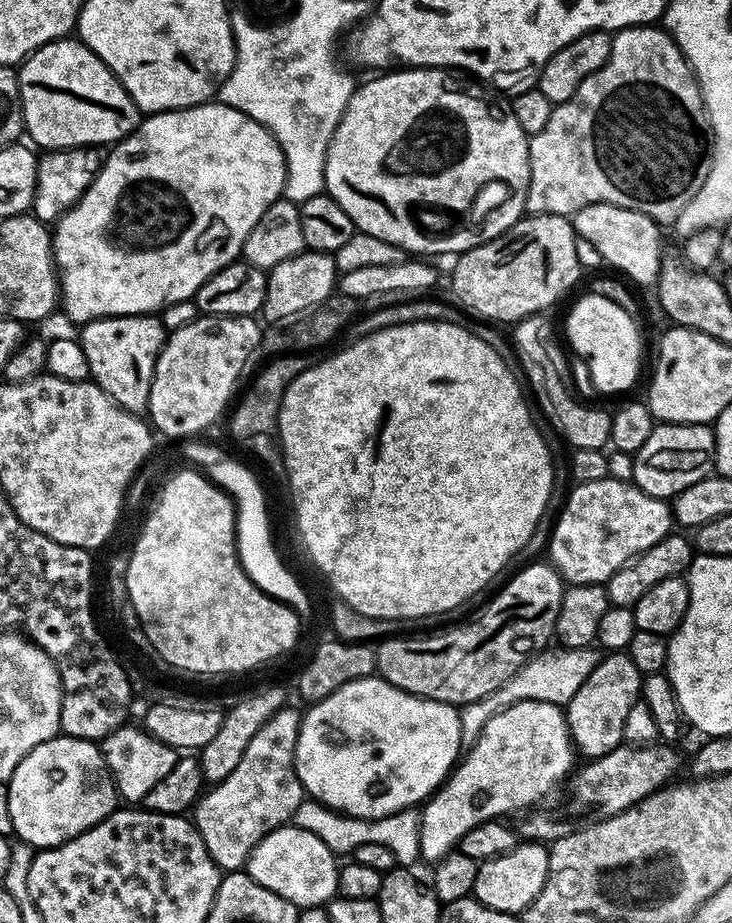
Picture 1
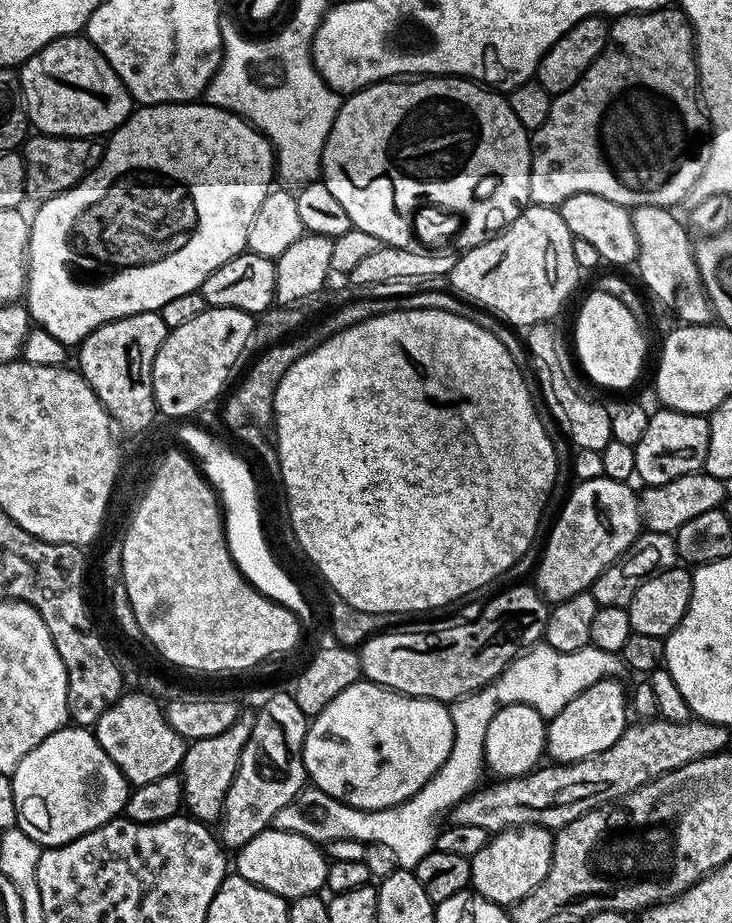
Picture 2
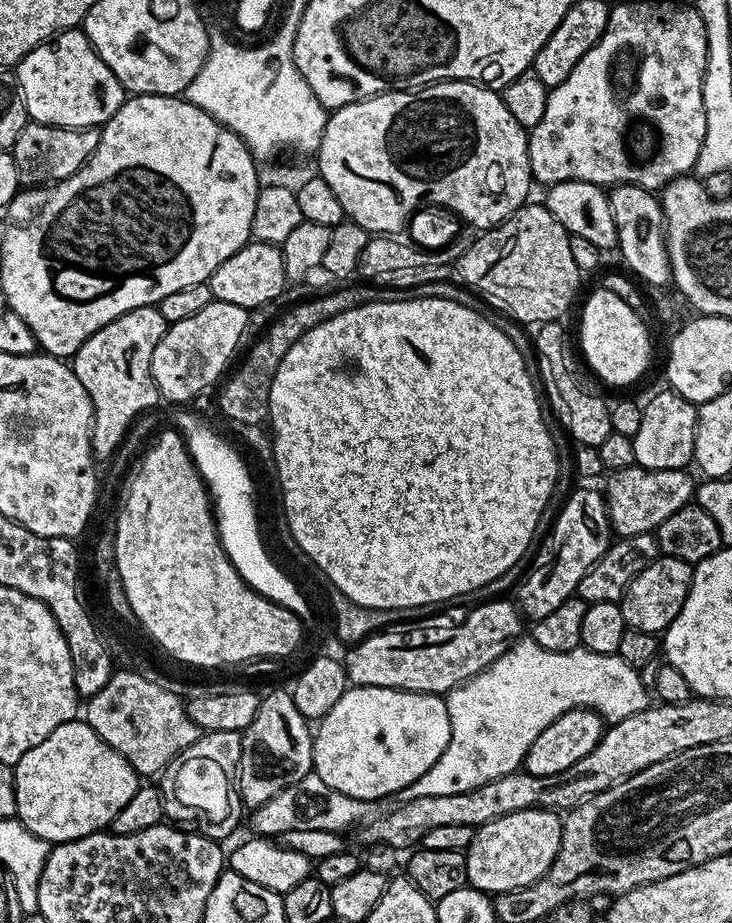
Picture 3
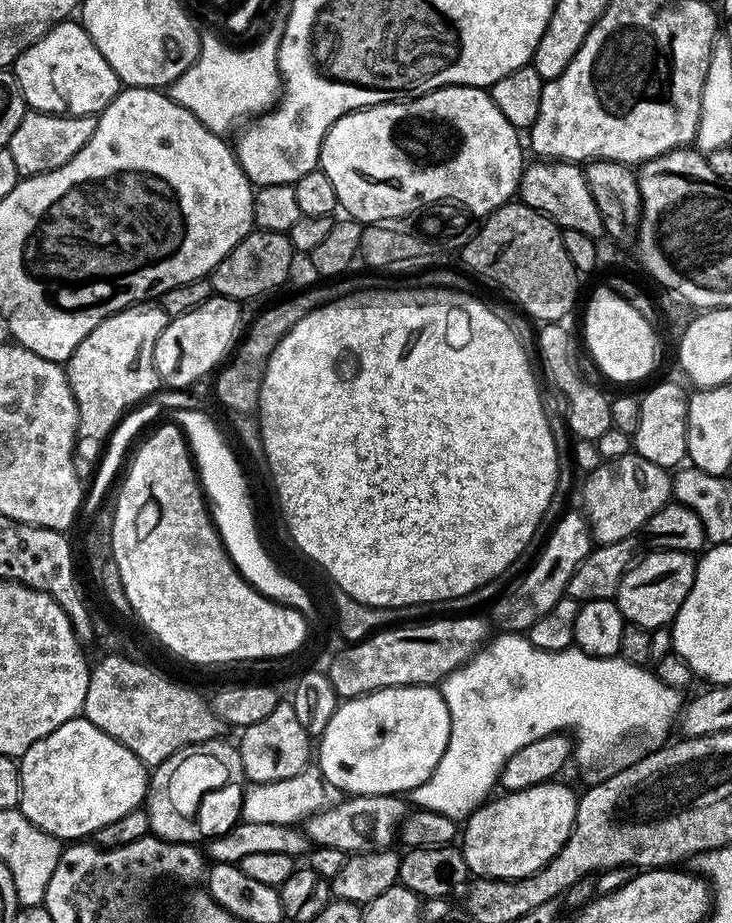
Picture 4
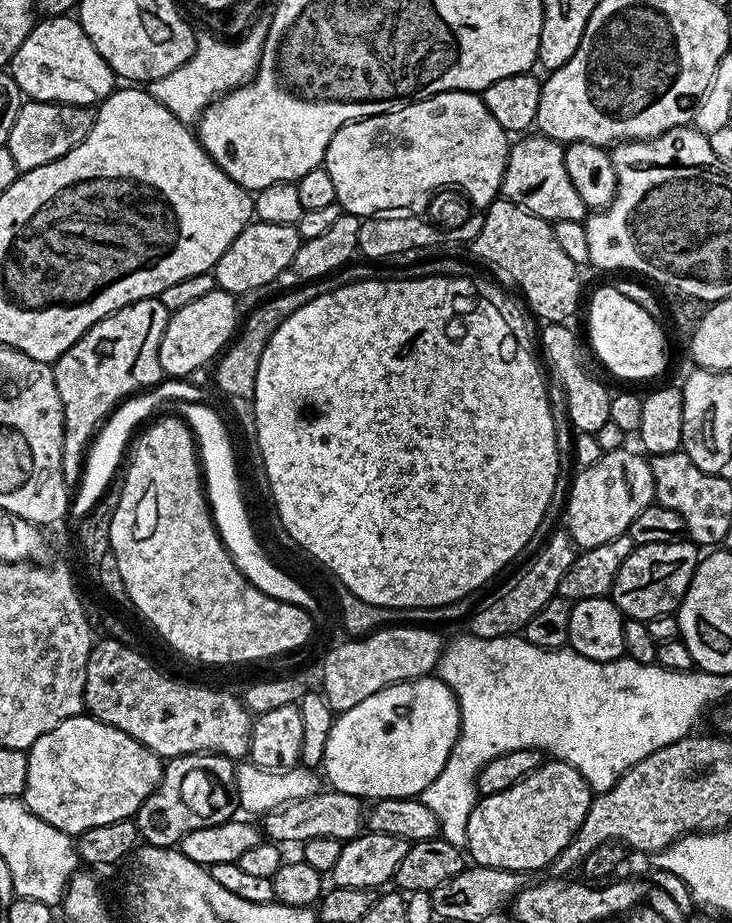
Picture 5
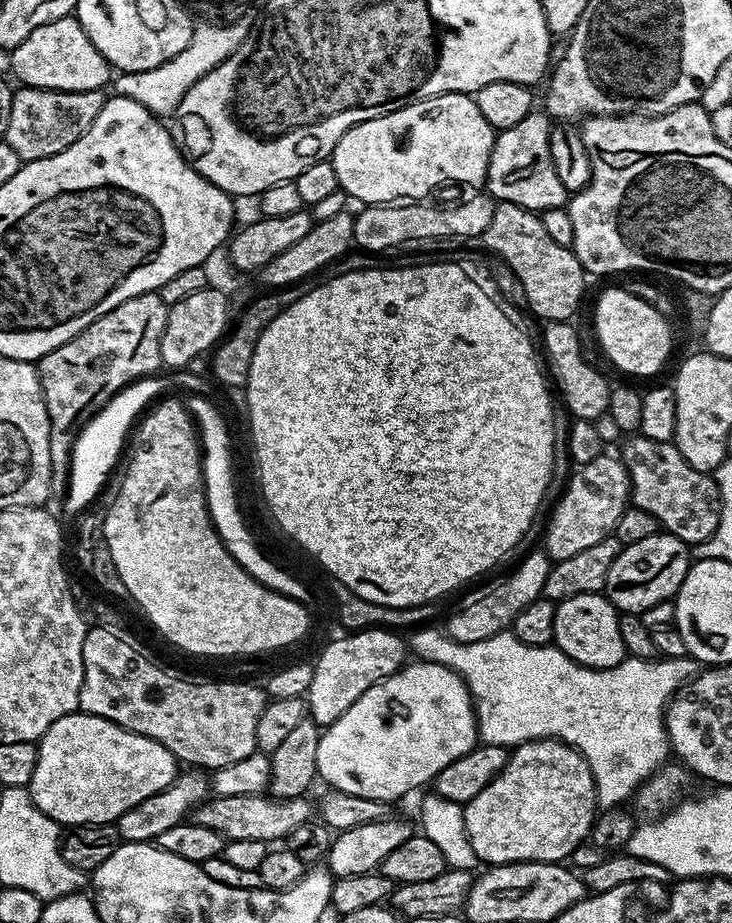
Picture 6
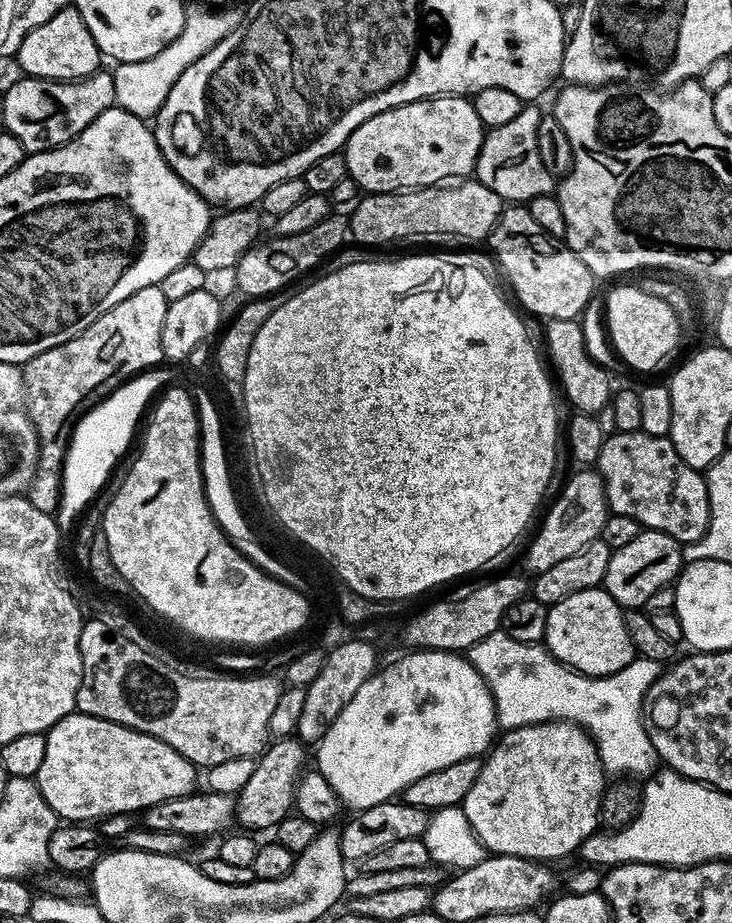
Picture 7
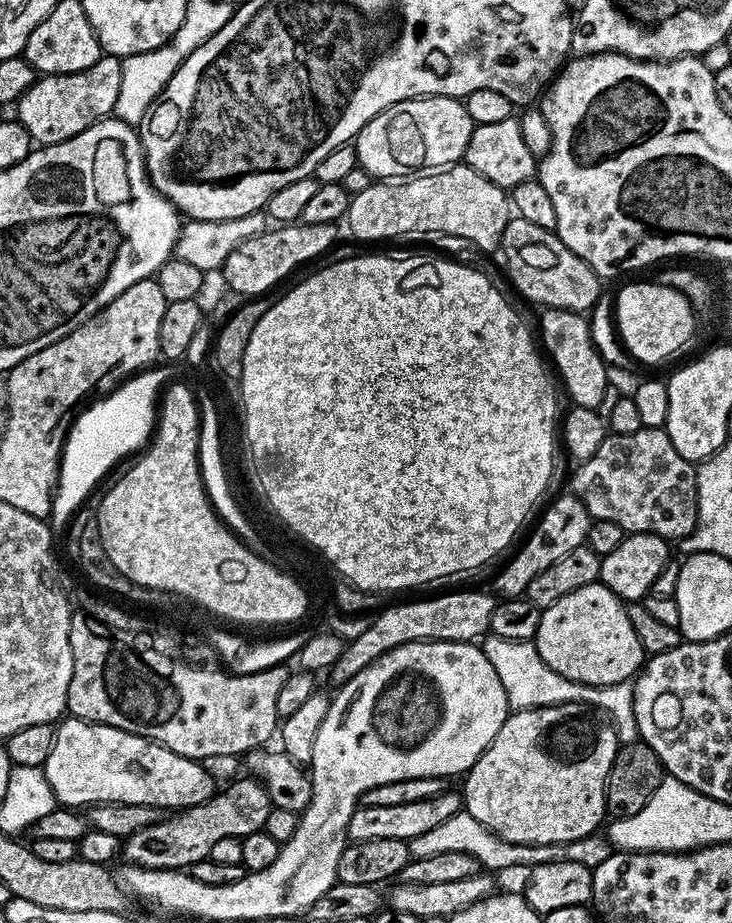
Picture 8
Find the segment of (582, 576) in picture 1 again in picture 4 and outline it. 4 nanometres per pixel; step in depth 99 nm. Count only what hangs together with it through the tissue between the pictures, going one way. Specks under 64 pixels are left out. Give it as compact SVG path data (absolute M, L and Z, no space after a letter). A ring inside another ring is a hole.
M565 511L560 521L553 527L548 541L539 549L540 557L537 558L536 565L525 576L518 577L493 602L490 620L495 627L496 624L500 627L497 629L501 633L527 633L528 628L534 626L534 622L538 622L538 618L546 615L566 595L570 574L574 574L574 570L578 570L578 562L582 562L582 558L586 558L586 554L590 554L594 547L587 519L579 511L576 512Z

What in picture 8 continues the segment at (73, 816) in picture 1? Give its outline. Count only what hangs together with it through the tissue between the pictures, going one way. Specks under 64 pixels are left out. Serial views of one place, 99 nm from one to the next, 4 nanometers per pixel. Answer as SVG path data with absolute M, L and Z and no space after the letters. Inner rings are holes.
M75 718L59 721L54 750L50 750L50 758L46 758L43 771L57 801L63 807L73 810L84 810L84 807L87 809L98 804L145 804L161 810L183 810L206 802L218 791L218 781L203 769L201 761L174 754L174 750L155 744L145 736Z

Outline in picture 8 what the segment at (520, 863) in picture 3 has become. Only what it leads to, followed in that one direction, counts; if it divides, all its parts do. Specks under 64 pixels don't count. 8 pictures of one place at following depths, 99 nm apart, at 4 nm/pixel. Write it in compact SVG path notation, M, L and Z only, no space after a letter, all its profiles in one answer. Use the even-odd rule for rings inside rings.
M551 704L545 708L522 708L513 711L498 730L498 734L490 742L488 749L481 754L474 762L474 766L469 768L463 777L464 788L462 787L462 804L466 811L482 826L486 826L495 836L500 836L506 842L511 844L565 844L574 842L583 836L593 835L600 823L603 825L606 820L606 805L604 802L604 793L608 787L608 775L610 766L616 757L618 747L618 737L614 724L605 713L591 704Z

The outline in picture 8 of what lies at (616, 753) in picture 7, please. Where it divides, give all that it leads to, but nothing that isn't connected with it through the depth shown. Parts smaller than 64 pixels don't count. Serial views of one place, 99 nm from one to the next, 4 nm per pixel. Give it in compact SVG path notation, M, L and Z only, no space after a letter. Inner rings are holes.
M488 634L483 637L482 647L486 658L490 658L490 666L494 666L494 674L498 674L498 679L502 682L502 690L506 690L509 709L545 708L551 704L575 704L577 702L591 704L610 717L621 743L637 741L639 732L634 718L631 683L595 688L589 684L579 684L570 678L562 678L562 674L550 670L550 666L542 662L535 643L530 640L510 642L510 638L498 638Z

